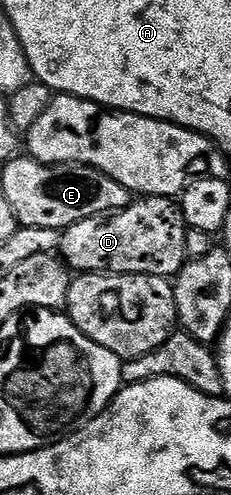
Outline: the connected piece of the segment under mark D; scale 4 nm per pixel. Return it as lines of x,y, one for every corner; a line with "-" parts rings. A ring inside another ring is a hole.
141,197
125,210
90,216
67,226
60,235
61,258
80,274
145,274
171,279
189,261
190,227
171,198

